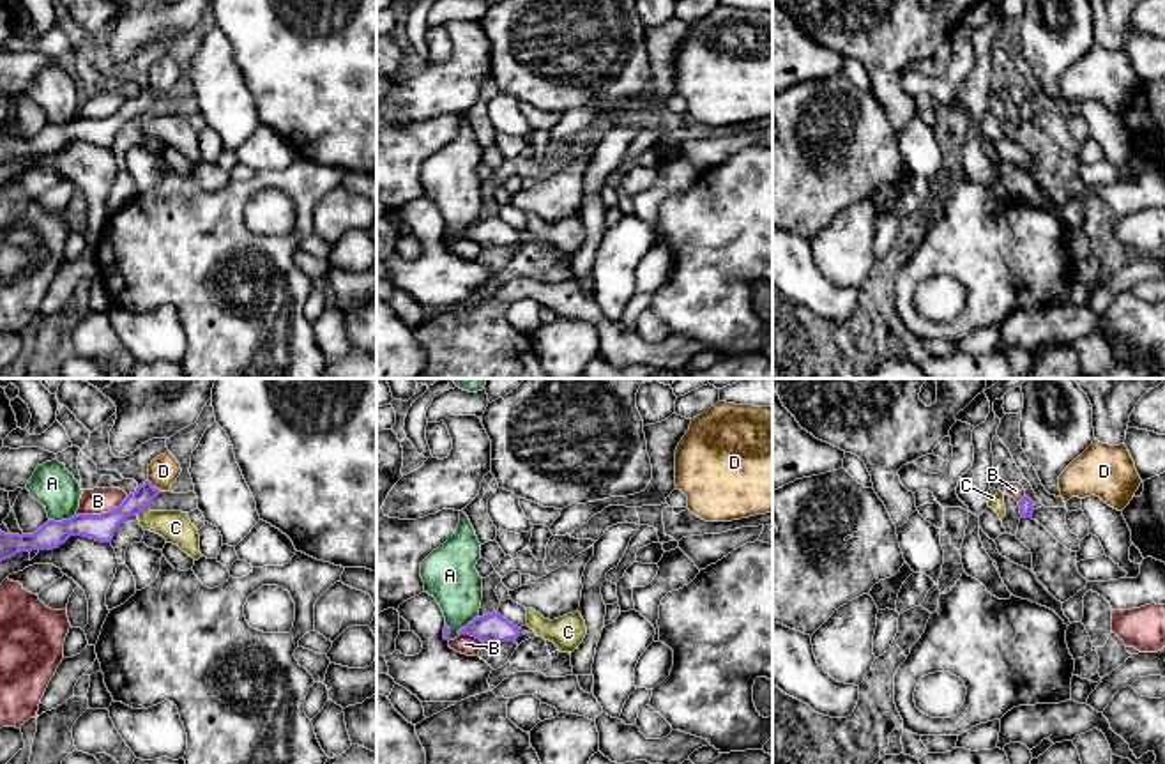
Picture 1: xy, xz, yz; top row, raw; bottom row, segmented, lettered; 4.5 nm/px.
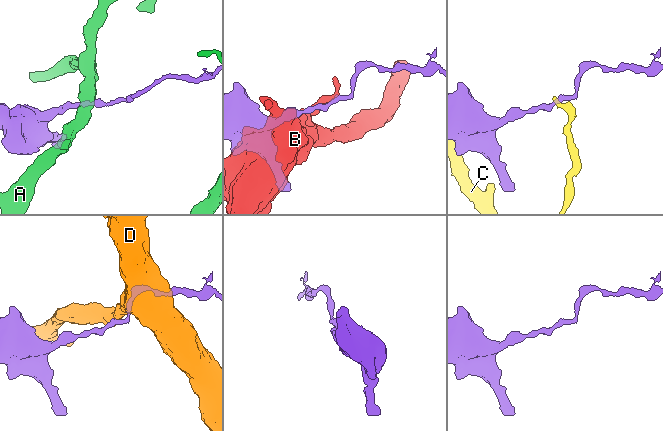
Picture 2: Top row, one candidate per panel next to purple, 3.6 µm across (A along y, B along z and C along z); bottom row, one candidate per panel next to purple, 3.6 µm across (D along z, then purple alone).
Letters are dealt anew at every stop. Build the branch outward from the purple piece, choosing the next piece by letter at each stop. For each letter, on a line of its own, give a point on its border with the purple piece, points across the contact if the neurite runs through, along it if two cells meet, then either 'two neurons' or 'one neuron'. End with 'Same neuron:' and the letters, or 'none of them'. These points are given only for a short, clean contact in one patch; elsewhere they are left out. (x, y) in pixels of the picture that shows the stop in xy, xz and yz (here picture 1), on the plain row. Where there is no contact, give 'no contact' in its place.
A: xy (62, 124) | along xy (75, 117), (68, 122), (50, 124) | two neurons
B: xy (103, 117) | two neurons
C: xy (142, 115) | along xy (149, 112), (135, 119) | two neurons
D: xy (152, 91) | along xy (149, 84), (159, 96) | two neurons
Same neuron: none of them

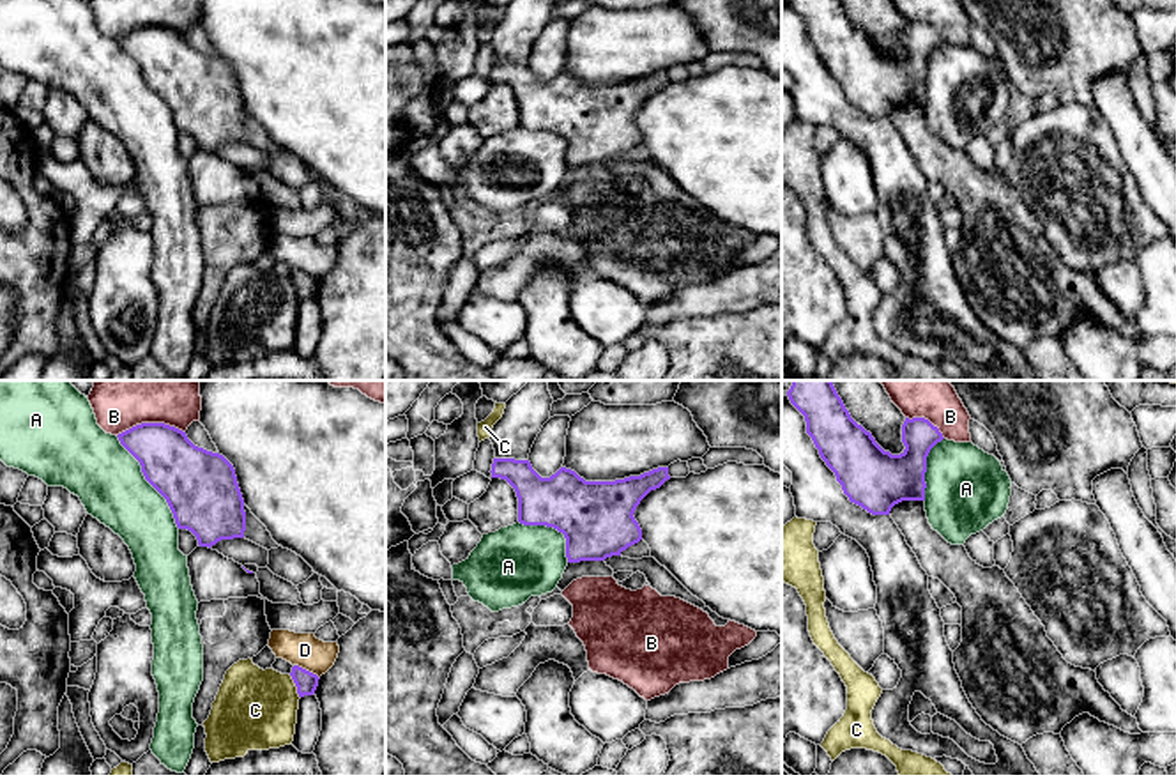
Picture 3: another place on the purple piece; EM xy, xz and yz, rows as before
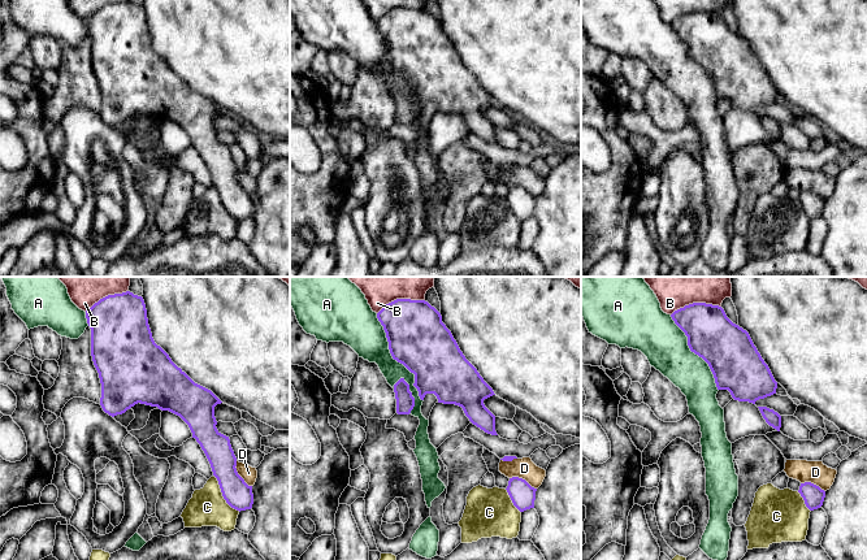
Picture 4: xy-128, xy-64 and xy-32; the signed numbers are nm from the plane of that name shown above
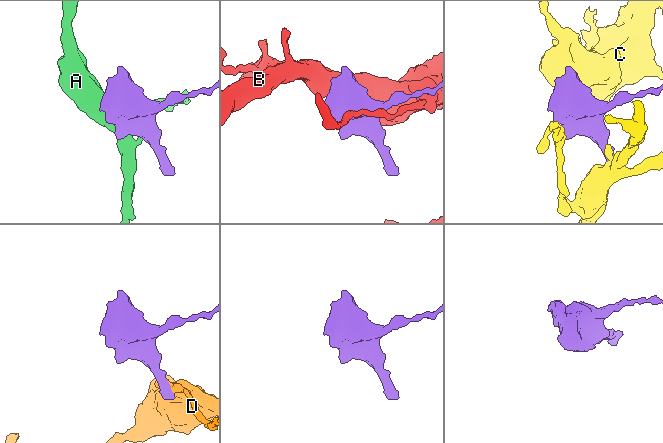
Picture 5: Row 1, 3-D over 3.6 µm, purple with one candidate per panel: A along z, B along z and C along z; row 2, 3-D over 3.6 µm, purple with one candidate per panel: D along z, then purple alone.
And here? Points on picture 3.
A: xy (147, 84) | two neurons
B: xy (151, 27) | two neurons
C: xy (296, 289) | two neurons
D: xy (305, 273) | along xy (294, 268), (319, 282) | two neurons
Same neuron: none of them

